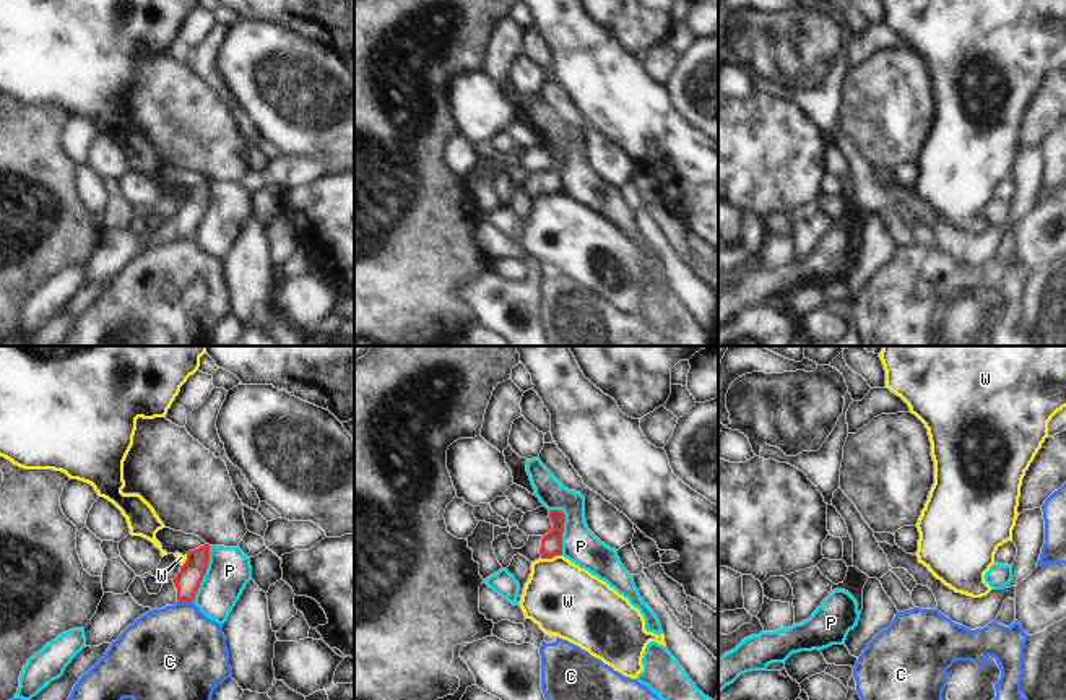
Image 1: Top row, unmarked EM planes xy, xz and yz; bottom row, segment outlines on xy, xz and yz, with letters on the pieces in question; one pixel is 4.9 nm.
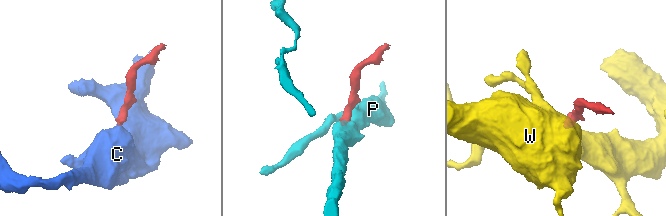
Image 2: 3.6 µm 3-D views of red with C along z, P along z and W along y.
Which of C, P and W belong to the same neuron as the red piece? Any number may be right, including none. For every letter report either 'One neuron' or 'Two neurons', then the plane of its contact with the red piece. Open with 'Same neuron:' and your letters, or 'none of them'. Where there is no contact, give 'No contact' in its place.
Same neuron: none of them
C: Two neurons. Touches red in xy
P: Two neurons. Touches red in xz
W: Two neurons. Touches red in xz

